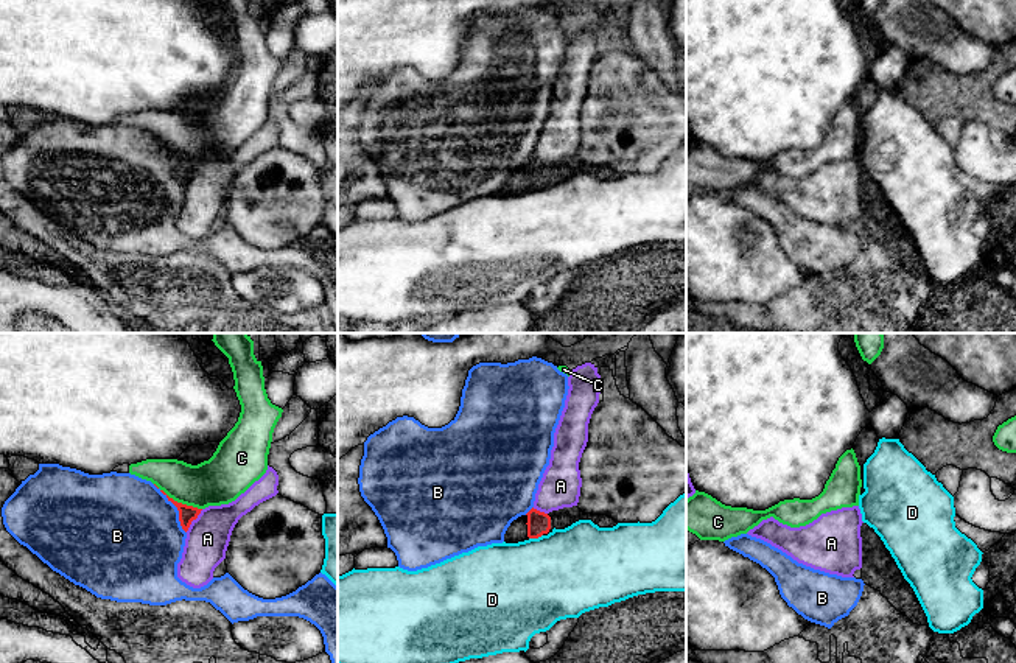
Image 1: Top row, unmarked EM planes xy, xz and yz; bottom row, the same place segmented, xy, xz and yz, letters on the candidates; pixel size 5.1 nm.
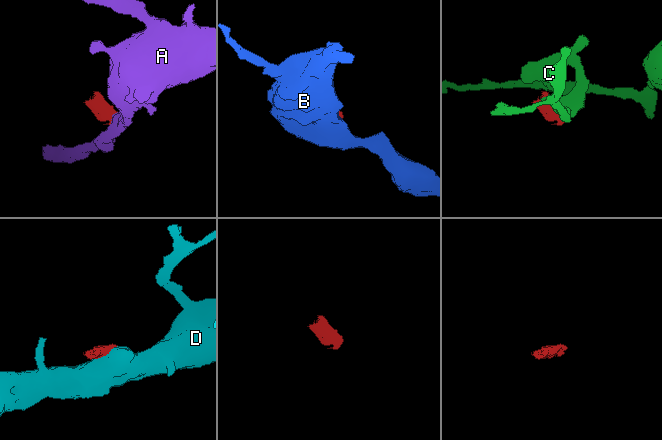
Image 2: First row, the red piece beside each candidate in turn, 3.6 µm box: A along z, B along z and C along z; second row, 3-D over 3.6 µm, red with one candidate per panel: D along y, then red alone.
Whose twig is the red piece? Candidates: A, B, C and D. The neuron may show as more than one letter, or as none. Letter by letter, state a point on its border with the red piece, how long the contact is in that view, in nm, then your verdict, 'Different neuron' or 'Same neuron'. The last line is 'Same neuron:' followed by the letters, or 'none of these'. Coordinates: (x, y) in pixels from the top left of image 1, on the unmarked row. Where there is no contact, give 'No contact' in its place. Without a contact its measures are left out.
A: Touches red at xy (193, 170). Shared border 150 nm. Different neuron
B: Touches red at xy (178, 161). Shared border 300 nm. Different neuron
C: Touches red at xy (176, 153). Shared border 280 nm. Different neuron
D: Touches red at xz (536, 189). Shared border 80 nm. Different neuron
Same neuron: none of these

